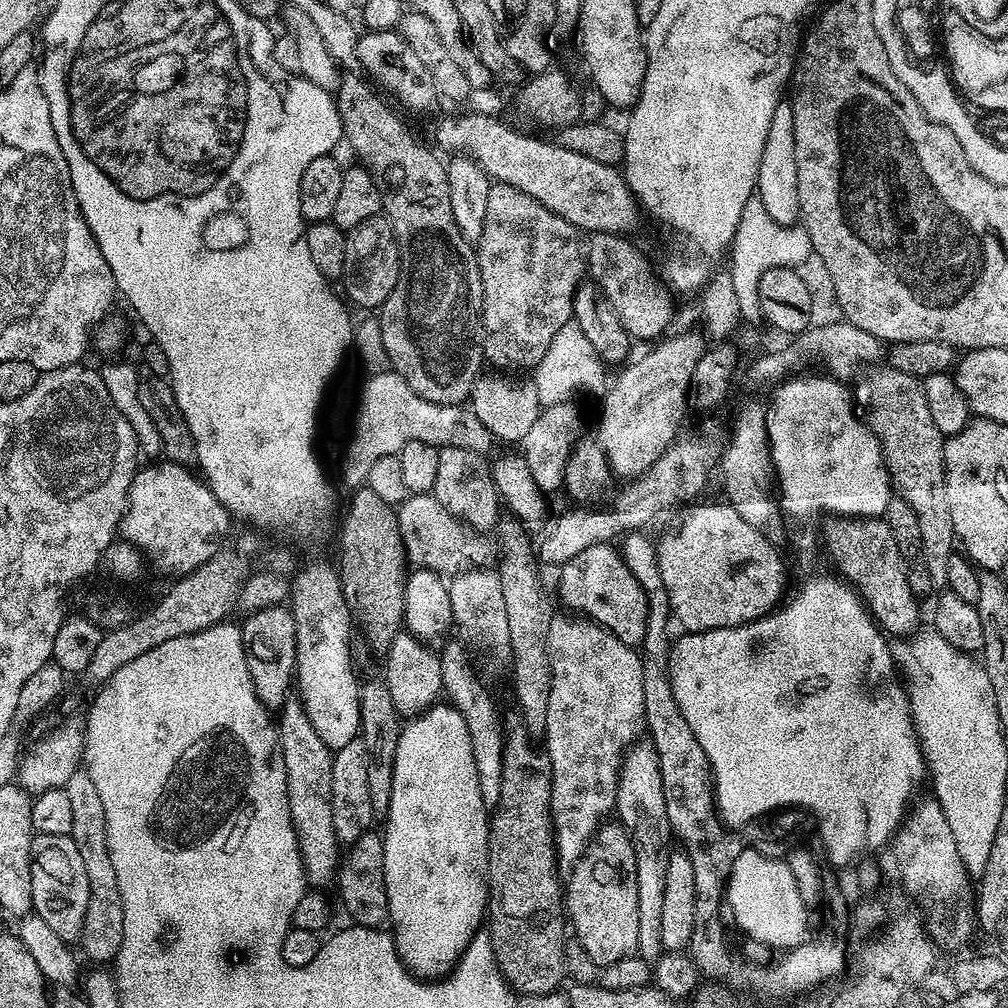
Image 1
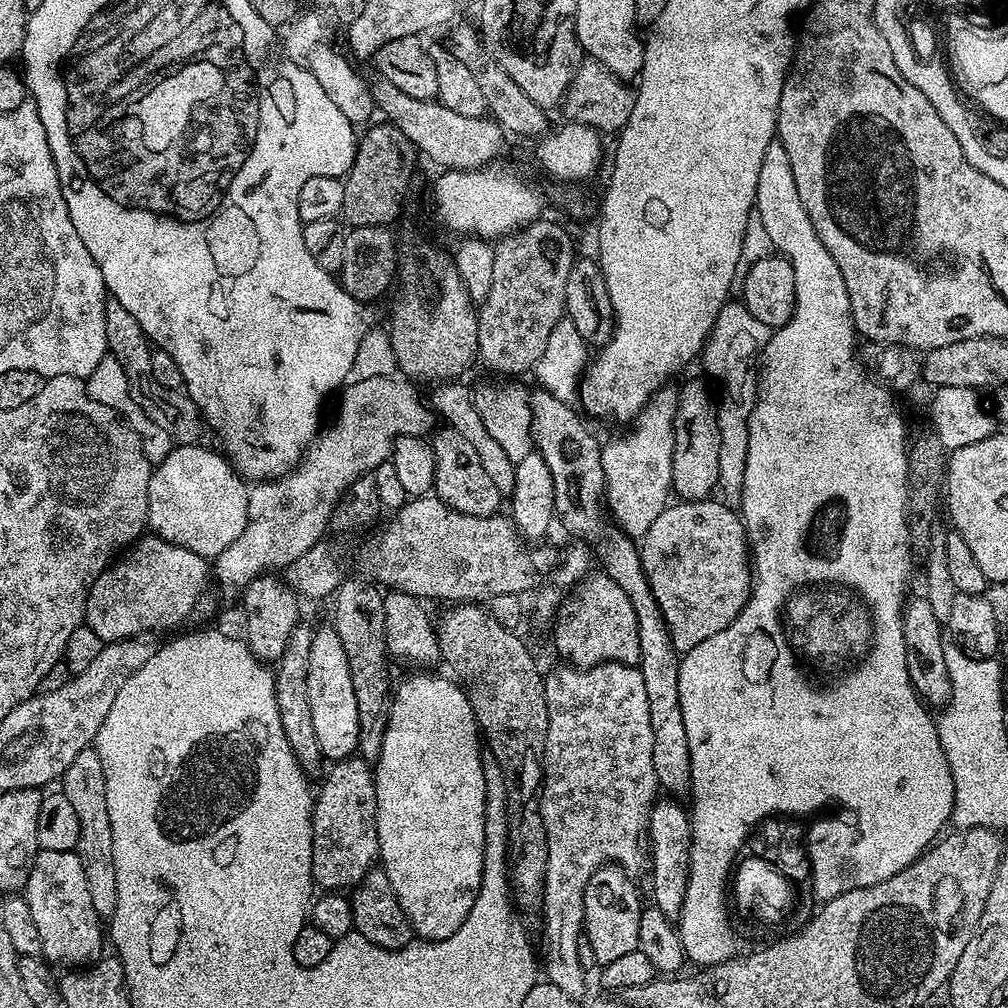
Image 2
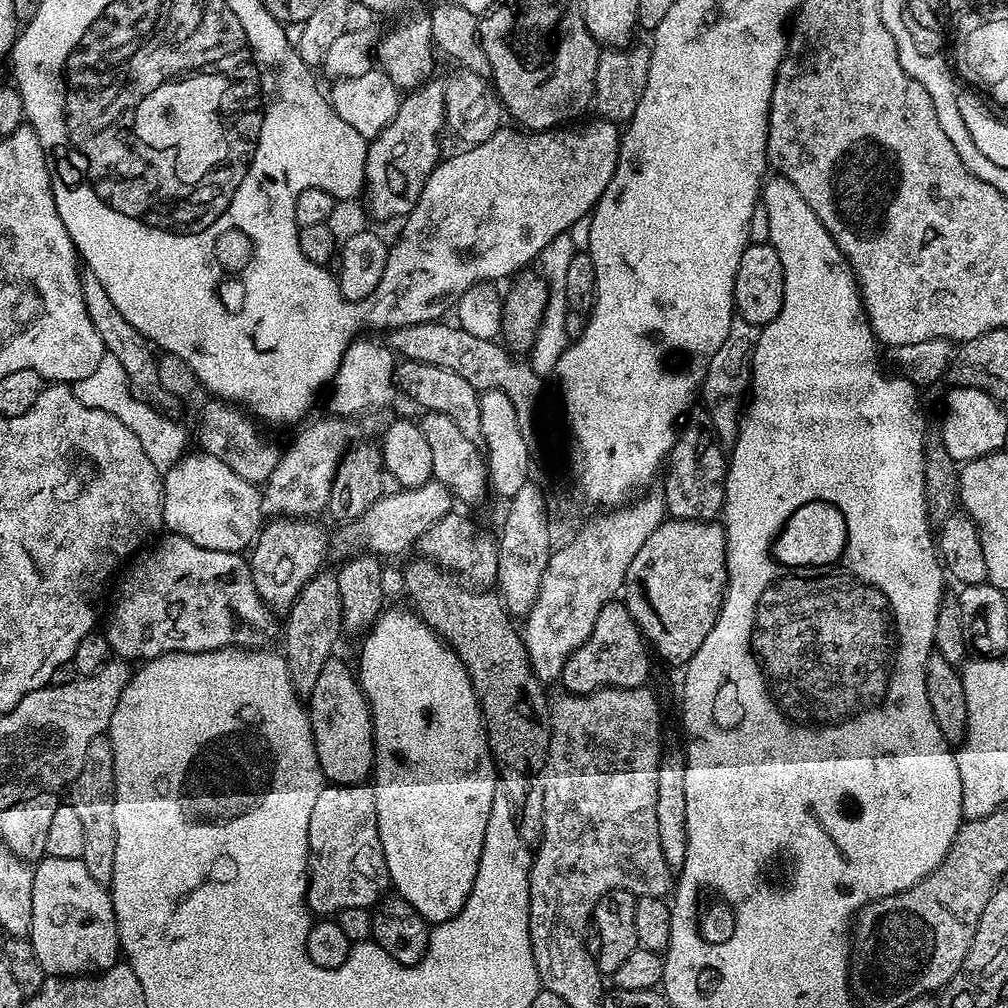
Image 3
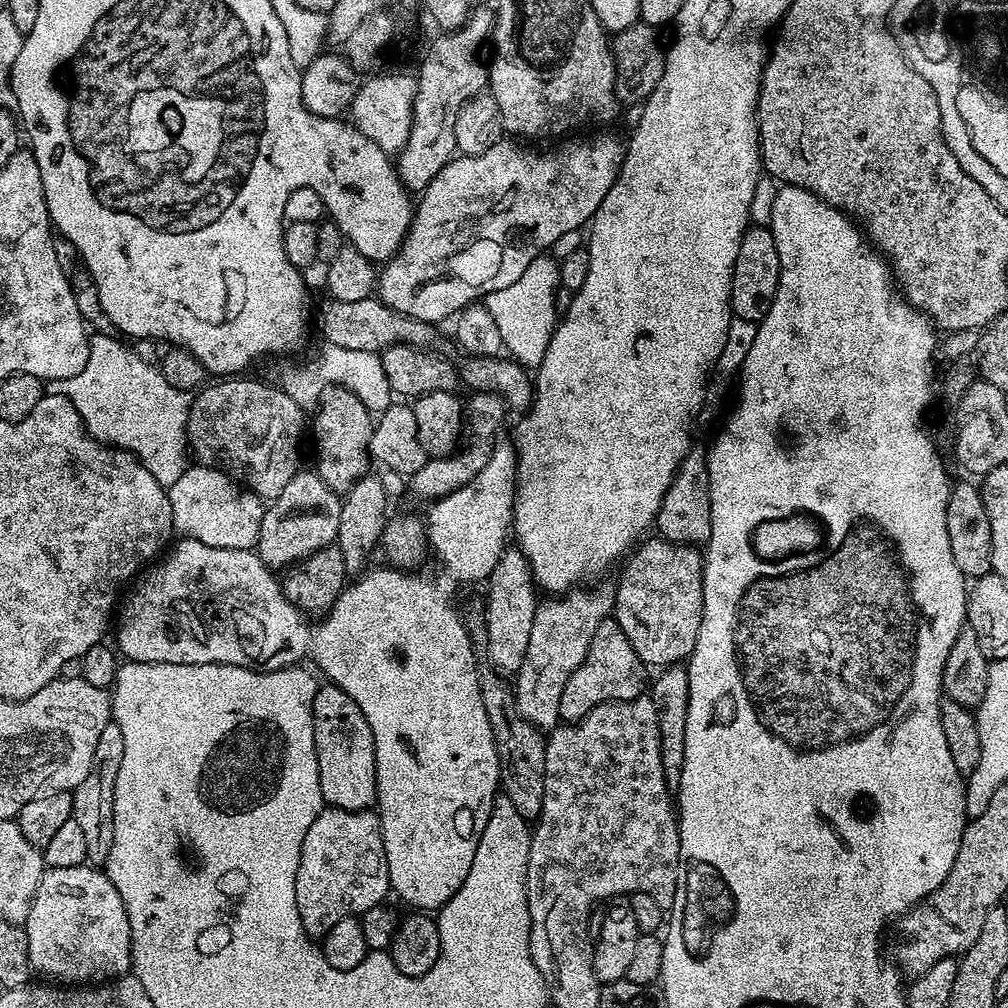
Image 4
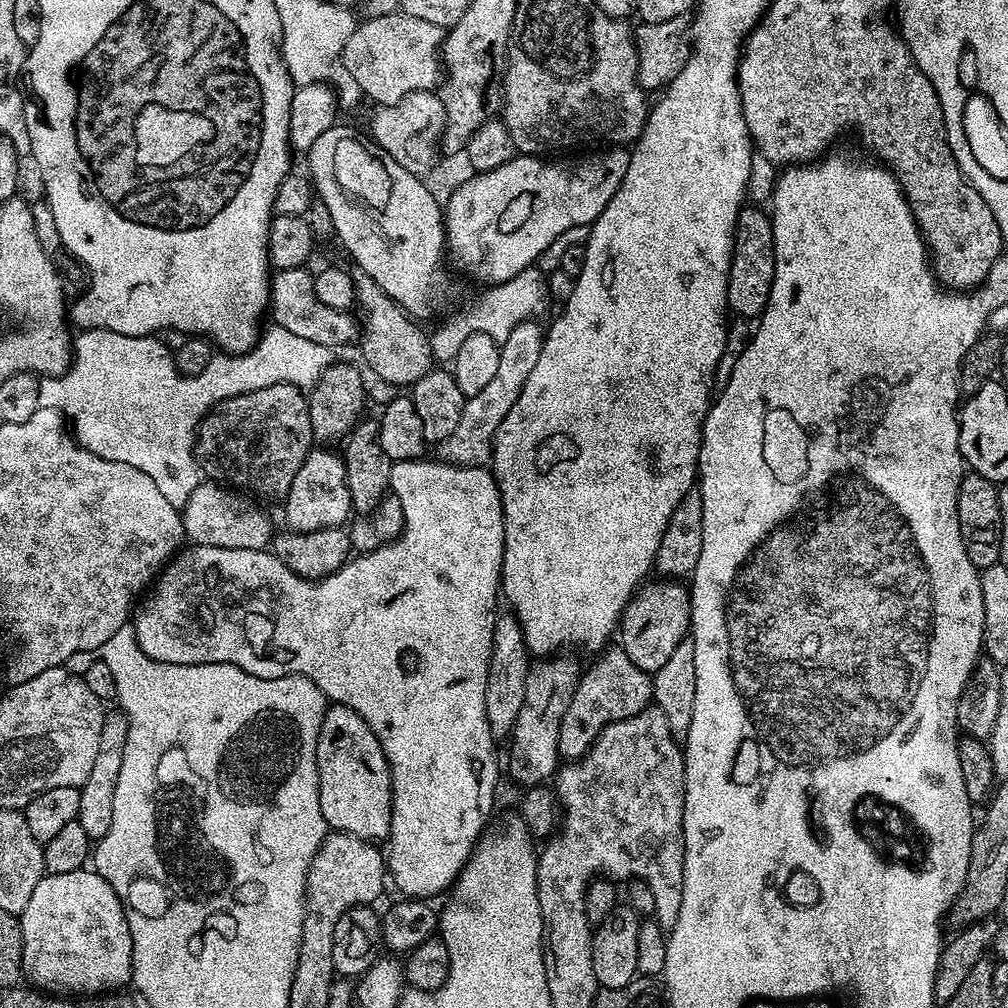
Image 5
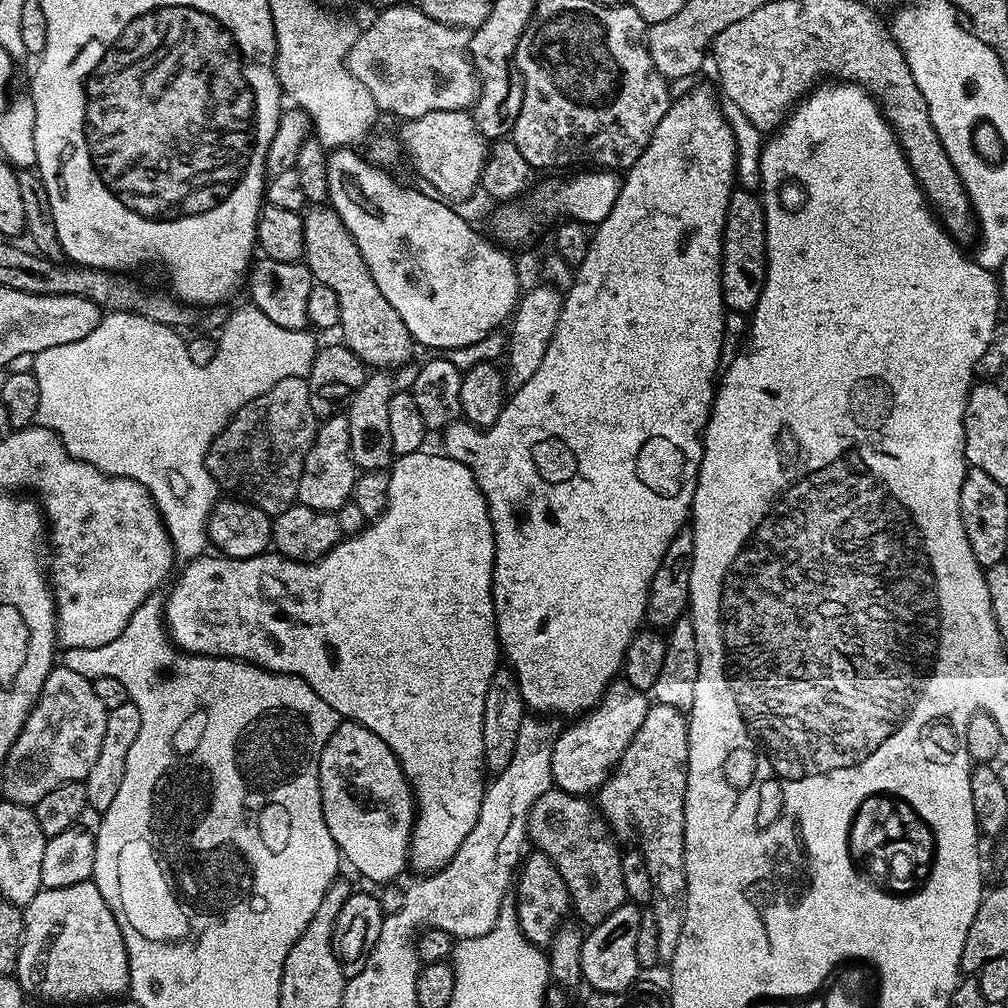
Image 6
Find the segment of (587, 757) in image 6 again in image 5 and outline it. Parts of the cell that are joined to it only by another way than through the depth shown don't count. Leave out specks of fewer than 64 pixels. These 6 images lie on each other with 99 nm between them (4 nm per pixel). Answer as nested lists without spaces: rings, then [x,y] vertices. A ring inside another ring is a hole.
[[[605,647],[593,660],[596,661],[589,668],[583,669],[574,698],[570,698],[570,707],[562,717],[562,730],[558,730],[558,750],[568,762],[586,755],[610,722],[630,718],[652,704],[652,676],[638,670],[623,648]]]

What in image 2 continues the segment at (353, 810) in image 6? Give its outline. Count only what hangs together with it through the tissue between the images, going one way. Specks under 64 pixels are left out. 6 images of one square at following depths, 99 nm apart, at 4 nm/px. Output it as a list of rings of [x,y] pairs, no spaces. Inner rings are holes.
[[[331,626],[325,628],[317,627],[312,633],[312,645],[310,646],[310,714],[314,717],[314,734],[318,734],[318,746],[320,747],[321,757],[325,761],[335,762],[344,760],[348,756],[357,755],[358,752],[358,701],[354,699],[354,682],[350,678],[350,662],[346,662],[346,649],[342,647],[342,638],[338,638],[336,629]]]

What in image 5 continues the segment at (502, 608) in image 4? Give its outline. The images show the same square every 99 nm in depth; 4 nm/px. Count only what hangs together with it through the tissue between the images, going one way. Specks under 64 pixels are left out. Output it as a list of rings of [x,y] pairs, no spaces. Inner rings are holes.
[[[511,614],[497,615],[486,674],[486,718],[490,722],[492,739],[497,742],[503,741],[503,736],[504,739],[511,737],[518,722],[518,710],[522,710],[522,698],[526,698],[529,667],[530,653],[516,617]]]

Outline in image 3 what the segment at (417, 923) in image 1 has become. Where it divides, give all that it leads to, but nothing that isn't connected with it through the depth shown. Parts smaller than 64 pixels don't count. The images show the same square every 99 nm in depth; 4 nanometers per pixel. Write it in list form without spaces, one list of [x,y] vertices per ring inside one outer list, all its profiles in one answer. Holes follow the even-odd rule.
[[[385,607],[380,616],[372,624],[367,632],[363,633],[360,644],[360,672],[358,668],[358,683],[364,695],[368,697],[368,709],[372,712],[372,738],[374,741],[374,787],[372,793],[376,799],[376,809],[378,810],[378,834],[382,842],[382,850],[386,858],[386,866],[388,867],[388,879],[391,887],[394,889],[395,895],[401,896],[406,902],[410,902],[410,906],[414,906],[414,910],[418,910],[418,914],[422,914],[422,918],[428,921],[429,925],[435,926],[446,922],[450,918],[454,918],[458,914],[458,910],[462,910],[462,906],[466,902],[466,898],[470,894],[470,890],[474,886],[474,878],[478,874],[478,866],[482,858],[482,842],[486,838],[486,822],[490,819],[490,802],[494,802],[494,790],[498,787],[498,777],[496,774],[496,763],[492,761],[492,751],[487,742],[487,731],[484,728],[483,714],[480,712],[479,698],[475,694],[474,686],[471,684],[470,678],[467,676],[467,670],[459,660],[458,654],[437,636],[434,629],[421,620],[415,611],[407,612],[404,608]]]

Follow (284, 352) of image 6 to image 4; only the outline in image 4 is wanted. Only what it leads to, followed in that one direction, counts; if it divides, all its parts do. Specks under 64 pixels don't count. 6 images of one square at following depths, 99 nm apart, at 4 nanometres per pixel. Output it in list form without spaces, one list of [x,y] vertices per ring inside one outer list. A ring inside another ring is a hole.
[[[96,334],[88,341],[90,358],[82,374],[51,381],[53,393],[65,396],[78,410],[89,436],[132,453],[160,484],[171,486],[190,464],[188,446],[189,393],[166,382],[161,369],[147,364],[115,335]],[[328,344],[320,352],[320,357],[313,364],[304,364],[299,368],[292,364],[280,372],[279,383],[285,392],[298,402],[298,406],[305,413],[315,413],[320,397],[324,395],[329,386],[351,388],[354,394],[360,396],[361,402],[368,407],[368,411],[379,414],[387,410],[394,403],[394,393],[390,382],[386,382],[386,370],[382,370],[379,352],[366,350],[342,350],[342,346]]]

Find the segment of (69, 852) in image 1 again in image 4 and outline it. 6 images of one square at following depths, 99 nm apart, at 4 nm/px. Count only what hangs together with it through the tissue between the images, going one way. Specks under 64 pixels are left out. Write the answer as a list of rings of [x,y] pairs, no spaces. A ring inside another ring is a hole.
[[[87,863],[65,868],[48,868],[34,894],[30,914],[24,924],[30,946],[30,962],[37,973],[49,976],[49,981],[64,986],[88,986],[93,982],[107,982],[125,975],[132,967],[132,939],[130,918],[122,902],[122,894],[110,882],[107,871]]]

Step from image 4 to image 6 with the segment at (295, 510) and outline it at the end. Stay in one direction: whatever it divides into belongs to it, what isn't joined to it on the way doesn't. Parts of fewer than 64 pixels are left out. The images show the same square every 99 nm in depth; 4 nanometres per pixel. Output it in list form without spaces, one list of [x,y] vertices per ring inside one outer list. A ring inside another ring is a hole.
[[[347,415],[329,416],[316,429],[316,437],[306,454],[302,478],[298,482],[299,503],[323,512],[337,512],[350,500],[358,469],[350,454],[350,422]]]

